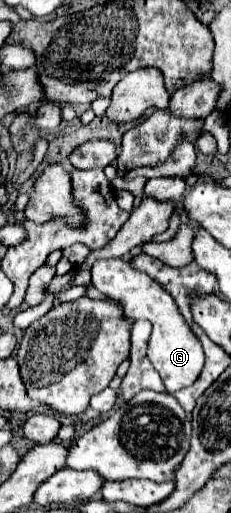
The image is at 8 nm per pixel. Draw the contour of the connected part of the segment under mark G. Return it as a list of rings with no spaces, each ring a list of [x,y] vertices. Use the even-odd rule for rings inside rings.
[[[121,258],[95,260],[95,266],[91,268],[91,282],[107,298],[121,302],[129,320],[149,320],[153,324],[147,356],[153,368],[159,372],[165,388],[169,392],[177,392],[181,388],[191,386],[191,382],[195,382],[195,378],[203,370],[203,348],[199,346],[199,340],[195,338],[195,334],[191,334],[191,328],[179,314],[175,300],[153,278],[149,278],[141,270],[135,270],[129,262]]]

